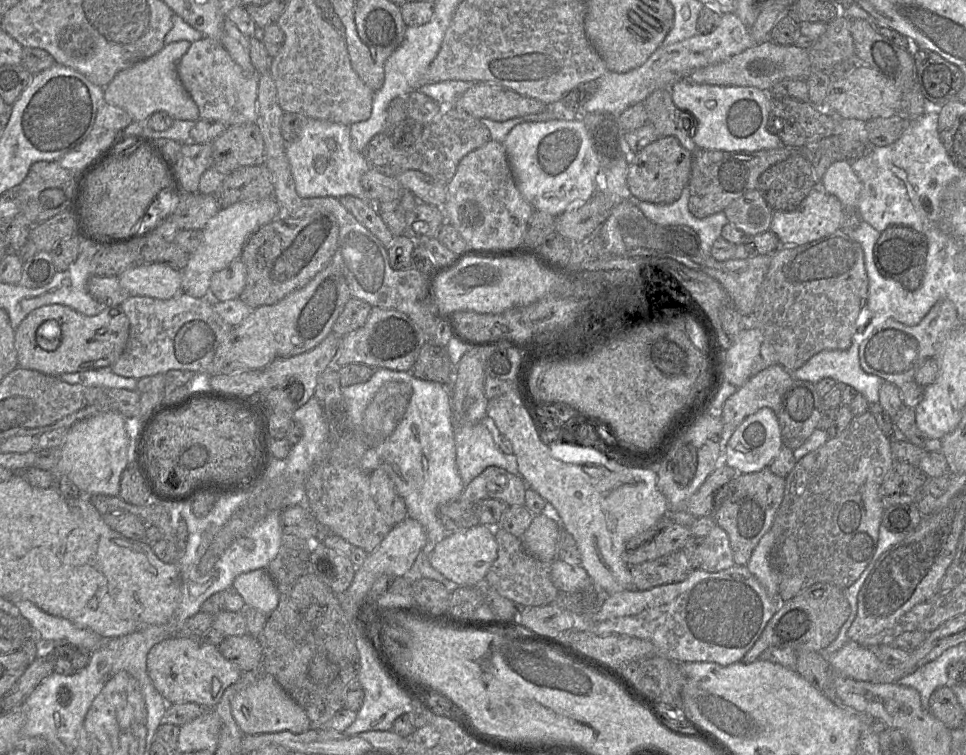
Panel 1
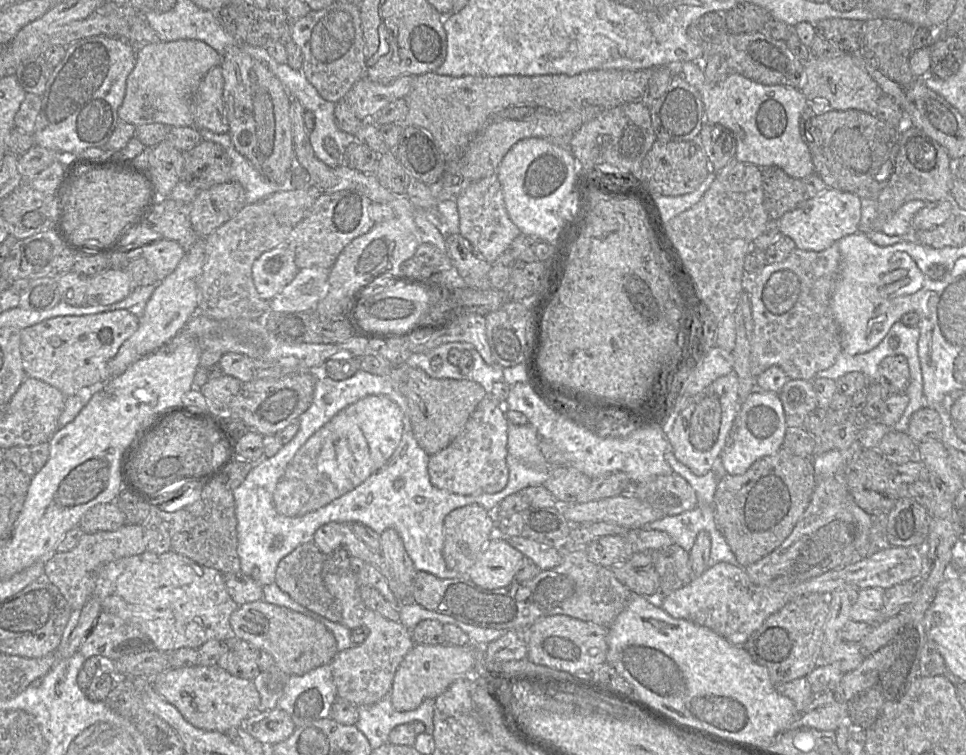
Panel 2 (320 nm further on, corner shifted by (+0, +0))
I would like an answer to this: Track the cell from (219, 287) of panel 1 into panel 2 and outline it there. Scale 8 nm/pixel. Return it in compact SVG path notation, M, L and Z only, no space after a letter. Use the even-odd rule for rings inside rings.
M280 245L264 252L252 265L252 279L259 296L272 300L297 275L293 251Z

